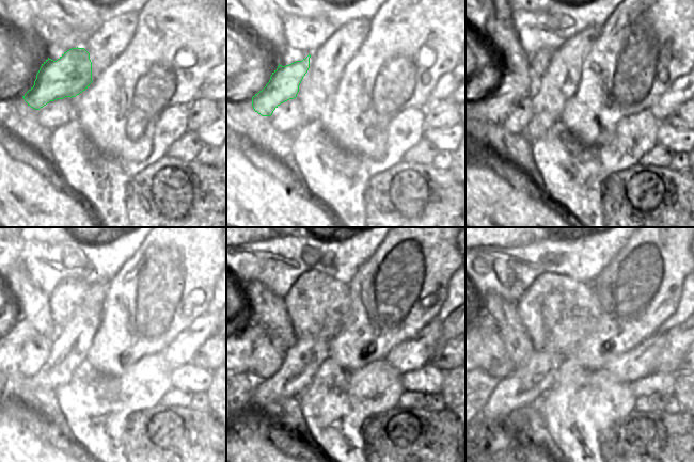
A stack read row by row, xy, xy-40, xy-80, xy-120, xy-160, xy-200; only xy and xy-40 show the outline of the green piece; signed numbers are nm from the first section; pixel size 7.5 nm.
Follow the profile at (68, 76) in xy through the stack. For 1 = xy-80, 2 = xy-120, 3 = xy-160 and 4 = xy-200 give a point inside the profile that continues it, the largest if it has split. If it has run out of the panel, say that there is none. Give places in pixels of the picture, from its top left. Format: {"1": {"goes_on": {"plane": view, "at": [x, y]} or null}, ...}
{"1": {"goes_on": {"plane": "xy-80", "at": [495, 106]}}, "2": {"goes_on": {"plane": "xy-120", "at": [9, 349]}}, "3": {"goes_on": {"plane": "xy-160", "at": [248, 346]}}, "4": {"goes_on": {"plane": "xy-200", "at": [489, 355]}}}

